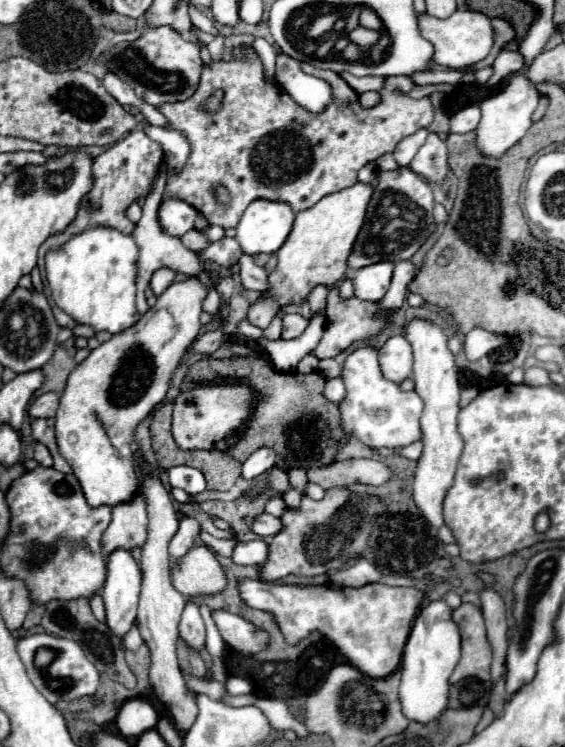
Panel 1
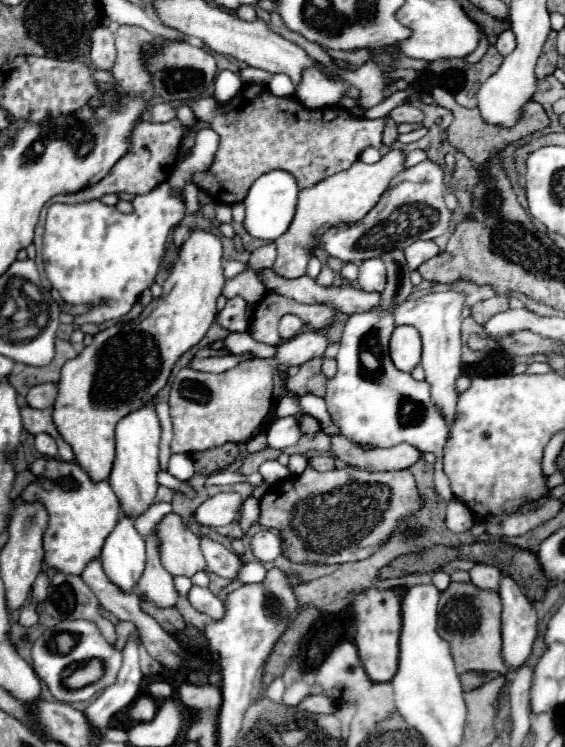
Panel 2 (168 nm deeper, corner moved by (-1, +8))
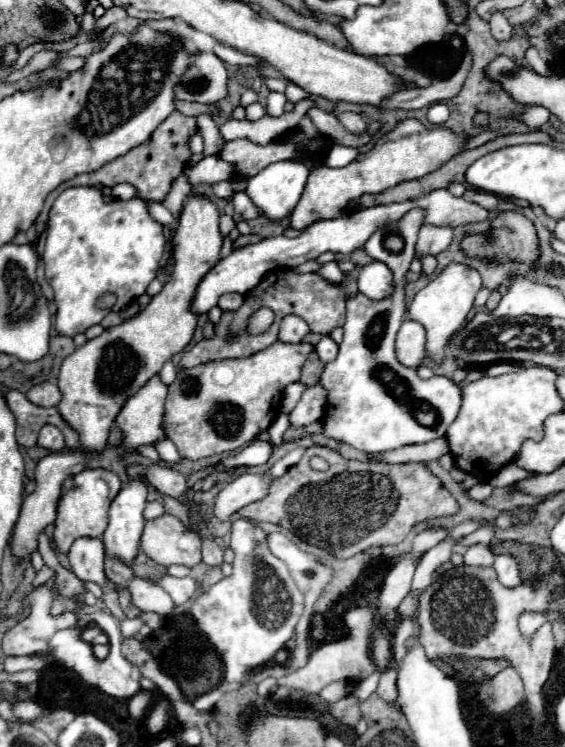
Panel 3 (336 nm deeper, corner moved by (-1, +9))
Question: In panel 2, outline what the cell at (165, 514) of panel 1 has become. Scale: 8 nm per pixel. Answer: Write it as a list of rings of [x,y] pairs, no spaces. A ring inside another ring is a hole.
[[[155,532],[147,536],[147,564],[135,592],[153,600],[161,608],[175,606],[177,602],[173,576],[161,566],[159,560],[159,542],[155,538]]]

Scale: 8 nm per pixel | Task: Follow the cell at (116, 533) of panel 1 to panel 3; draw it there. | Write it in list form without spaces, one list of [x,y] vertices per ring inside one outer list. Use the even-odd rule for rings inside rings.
[[[159,375],[147,381],[117,415],[117,429],[121,431],[119,447],[135,451],[143,445],[155,445],[167,439],[163,429],[163,403],[167,387],[161,383]]]

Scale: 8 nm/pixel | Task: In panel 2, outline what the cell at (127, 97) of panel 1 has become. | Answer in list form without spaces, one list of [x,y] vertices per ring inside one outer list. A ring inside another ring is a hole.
[[[97,24],[91,30],[91,50],[89,50],[89,56],[91,56],[95,68],[109,70],[113,66],[117,54],[115,54],[115,44],[113,44],[113,32],[107,26]]]

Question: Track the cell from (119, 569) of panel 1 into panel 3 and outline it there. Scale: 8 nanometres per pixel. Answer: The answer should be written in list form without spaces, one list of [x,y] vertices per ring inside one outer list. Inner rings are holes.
[[[129,481],[113,499],[109,509],[109,527],[103,533],[105,555],[123,563],[133,563],[141,533],[145,527],[143,509],[147,503],[147,485],[141,481]]]

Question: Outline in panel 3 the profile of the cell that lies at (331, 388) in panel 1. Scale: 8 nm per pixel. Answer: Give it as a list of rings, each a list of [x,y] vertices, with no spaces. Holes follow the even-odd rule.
[[[329,337],[321,339],[321,341],[315,345],[315,351],[317,351],[317,355],[319,355],[319,359],[321,359],[323,363],[329,363],[329,361],[333,361],[333,359],[337,357],[337,345],[335,345],[335,341],[329,339]]]

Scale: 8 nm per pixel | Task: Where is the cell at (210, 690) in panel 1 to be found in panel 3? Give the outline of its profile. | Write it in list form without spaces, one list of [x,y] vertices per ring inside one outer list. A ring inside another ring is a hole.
[[[77,539],[69,551],[69,563],[73,573],[81,581],[93,581],[105,587],[105,551],[101,539]]]

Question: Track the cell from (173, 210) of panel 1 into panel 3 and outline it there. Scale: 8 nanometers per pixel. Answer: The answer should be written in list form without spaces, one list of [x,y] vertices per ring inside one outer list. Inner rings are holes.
[[[95,187],[65,189],[51,207],[43,251],[45,277],[55,291],[57,303],[55,329],[61,335],[73,337],[101,323],[111,309],[99,311],[95,301],[107,291],[117,295],[113,311],[121,311],[141,297],[157,275],[163,247],[163,227],[151,217],[147,201],[133,197],[107,203]]]

